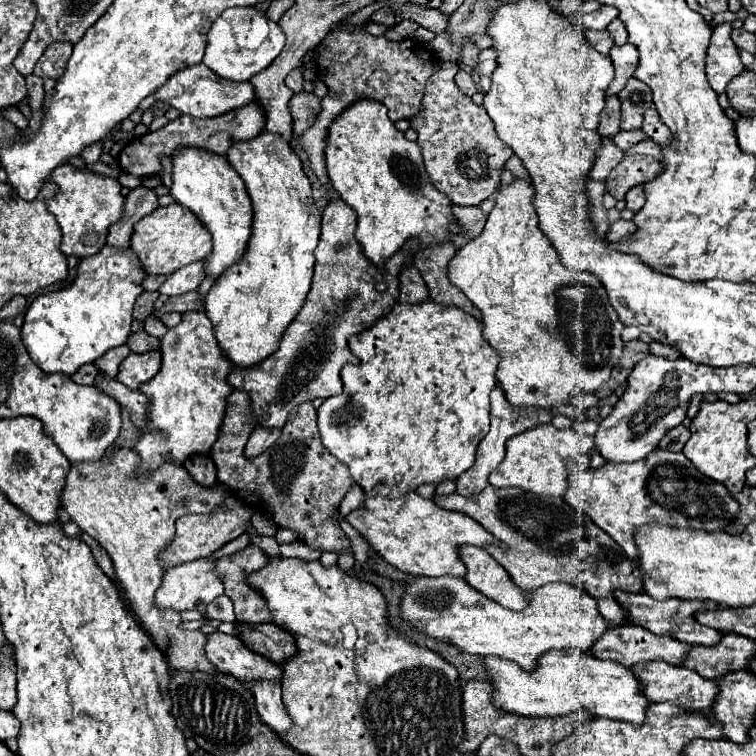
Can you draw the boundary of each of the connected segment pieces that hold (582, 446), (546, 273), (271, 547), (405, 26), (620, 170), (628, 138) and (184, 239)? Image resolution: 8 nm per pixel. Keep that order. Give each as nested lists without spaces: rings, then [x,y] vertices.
[[[552,423],[538,425],[522,435],[508,439],[506,457],[490,475],[490,485],[494,487],[518,487],[530,493],[538,493],[544,497],[564,497],[568,493],[568,477],[570,471],[586,473],[593,469],[590,466],[590,451],[594,447],[594,439],[590,435],[578,433],[574,427],[556,429]]]
[[[514,179],[508,187],[498,187],[494,199],[496,205],[488,215],[484,231],[458,249],[448,265],[448,277],[482,311],[484,337],[500,353],[498,385],[510,405],[542,409],[568,405],[576,395],[594,393],[610,379],[624,349],[620,339],[624,325],[608,303],[606,289],[592,273],[568,269],[558,261],[556,249],[538,229],[532,185],[528,181]]]
[[[251,524],[248,526],[247,532],[250,534],[251,543],[260,547],[266,554],[271,557],[282,557],[279,551],[279,545],[274,537],[259,536]]]
[[[405,19],[401,23],[394,25],[384,36],[389,40],[401,41],[408,37],[412,38],[414,31],[419,27],[420,25],[416,24],[416,22]]]
[[[624,155],[624,159],[608,175],[606,191],[616,199],[624,199],[630,187],[648,183],[660,173],[660,169],[662,169],[662,163],[656,157]]]
[[[634,129],[634,131],[620,131],[612,141],[614,141],[614,145],[616,145],[618,149],[628,151],[634,143],[638,143],[638,141],[642,141],[642,139],[646,139],[646,133]]]
[[[172,203],[168,207],[158,207],[134,225],[130,249],[136,253],[146,273],[172,275],[184,265],[202,261],[212,251],[212,237],[192,211],[186,211],[182,205]]]

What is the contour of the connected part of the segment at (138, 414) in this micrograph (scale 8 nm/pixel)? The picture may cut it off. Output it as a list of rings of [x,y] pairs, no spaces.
[[[98,375],[96,387],[100,391],[104,391],[106,395],[110,395],[112,399],[116,399],[120,405],[128,407],[130,413],[132,413],[132,421],[140,431],[146,429],[146,405],[148,405],[148,399],[140,391],[132,391],[132,389],[128,389],[126,385],[122,385],[116,379],[106,381],[102,375]]]

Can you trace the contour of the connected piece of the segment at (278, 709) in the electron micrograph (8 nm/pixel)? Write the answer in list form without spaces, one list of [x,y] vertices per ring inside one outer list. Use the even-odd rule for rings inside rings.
[[[262,681],[252,687],[252,693],[262,723],[266,723],[278,735],[288,733],[288,729],[292,729],[292,719],[286,713],[286,707],[282,703],[280,685],[278,683],[274,685],[272,681]]]

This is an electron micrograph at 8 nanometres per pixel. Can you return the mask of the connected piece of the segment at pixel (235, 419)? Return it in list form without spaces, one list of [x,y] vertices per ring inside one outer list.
[[[232,391],[228,397],[228,405],[226,405],[226,417],[224,423],[220,427],[220,435],[218,441],[212,447],[212,459],[216,463],[218,469],[218,481],[224,483],[230,493],[234,493],[238,499],[248,501],[248,503],[262,503],[272,519],[276,521],[278,527],[282,529],[292,529],[298,535],[298,541],[306,543],[308,547],[316,549],[316,551],[332,551],[336,555],[342,553],[352,553],[352,545],[350,539],[346,537],[346,533],[340,529],[340,525],[334,521],[334,515],[338,511],[338,505],[342,503],[344,495],[350,491],[350,487],[354,485],[354,479],[350,475],[350,471],[346,469],[344,463],[340,463],[336,457],[332,457],[328,453],[328,449],[322,445],[320,441],[320,433],[316,427],[316,409],[312,403],[302,403],[298,407],[294,407],[290,411],[290,417],[286,421],[286,425],[282,427],[282,435],[280,439],[272,445],[272,449],[266,449],[266,453],[248,459],[244,455],[244,445],[250,439],[250,433],[256,428],[257,421],[252,411],[252,401],[250,395],[246,391]]]

